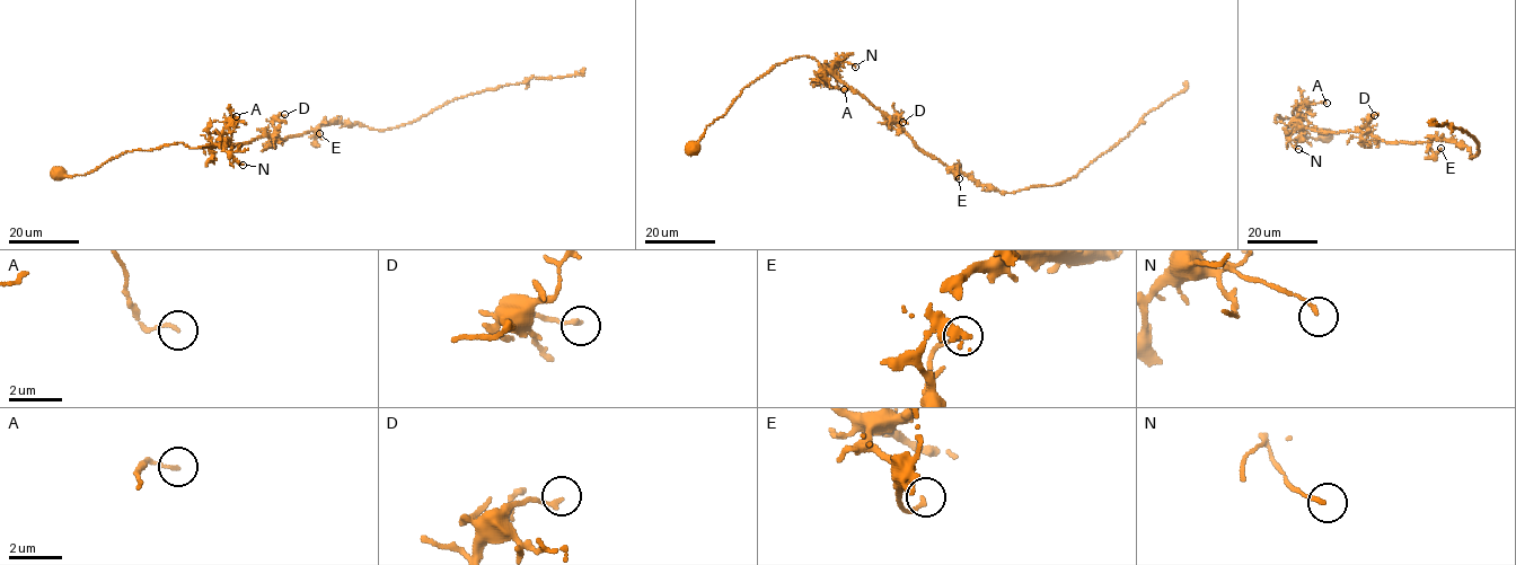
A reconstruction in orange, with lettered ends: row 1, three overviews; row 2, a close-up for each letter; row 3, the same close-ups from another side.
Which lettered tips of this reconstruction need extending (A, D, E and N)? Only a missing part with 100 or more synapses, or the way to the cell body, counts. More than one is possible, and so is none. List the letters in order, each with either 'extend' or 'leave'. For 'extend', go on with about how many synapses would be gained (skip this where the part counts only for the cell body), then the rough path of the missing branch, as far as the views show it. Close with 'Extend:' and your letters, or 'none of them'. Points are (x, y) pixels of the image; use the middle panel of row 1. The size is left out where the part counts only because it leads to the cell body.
A: leave
D: leave
E: leave
N: leave
Extend: none of them

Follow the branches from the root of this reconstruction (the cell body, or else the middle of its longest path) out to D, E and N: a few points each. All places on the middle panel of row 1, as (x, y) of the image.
D: (692, 149), (745, 87), (777, 64), (800, 56), (813, 58), (892, 121), (902, 122)
E: (692, 149), (745, 87), (777, 64), (809, 56), (864, 96), (918, 148), (959, 178)
N: (692, 149), (745, 87), (777, 64), (809, 56), (829, 71), (838, 62), (855, 67)

